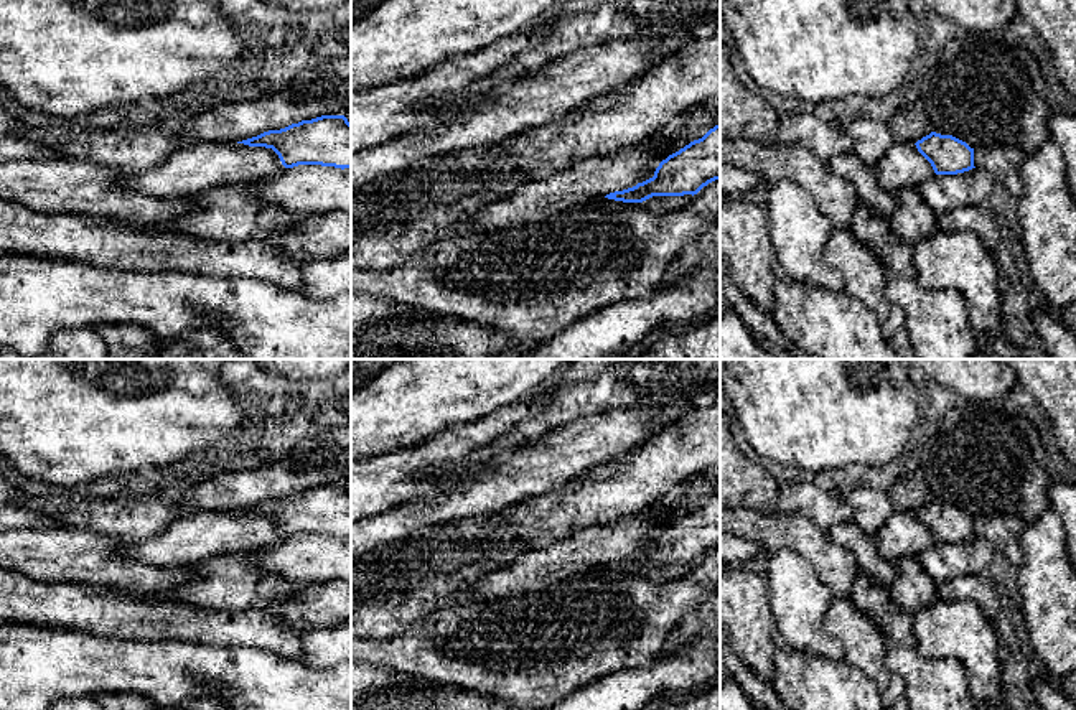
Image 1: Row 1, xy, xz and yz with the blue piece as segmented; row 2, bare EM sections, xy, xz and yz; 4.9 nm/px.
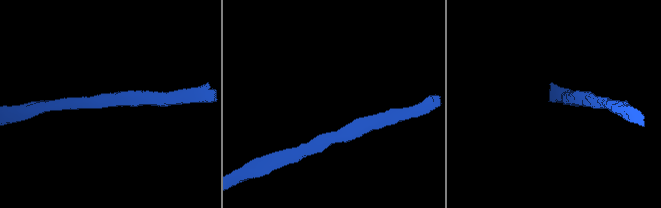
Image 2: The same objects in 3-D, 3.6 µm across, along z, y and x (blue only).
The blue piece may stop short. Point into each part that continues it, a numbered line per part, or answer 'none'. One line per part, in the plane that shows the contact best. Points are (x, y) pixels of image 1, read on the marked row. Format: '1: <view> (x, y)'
none

